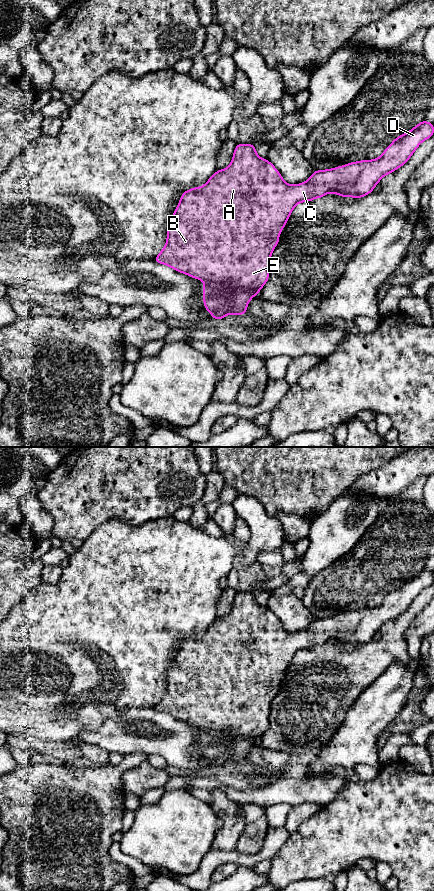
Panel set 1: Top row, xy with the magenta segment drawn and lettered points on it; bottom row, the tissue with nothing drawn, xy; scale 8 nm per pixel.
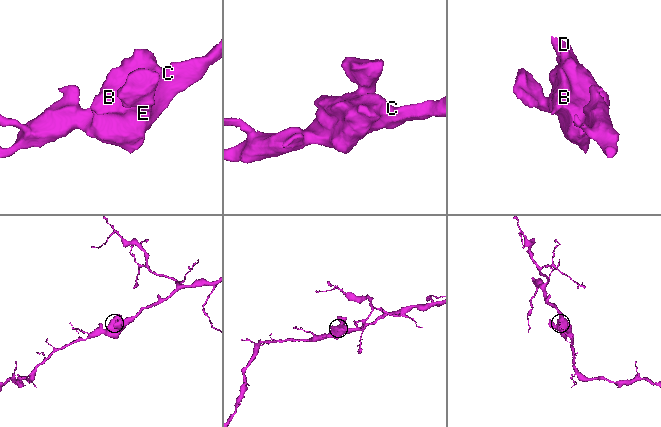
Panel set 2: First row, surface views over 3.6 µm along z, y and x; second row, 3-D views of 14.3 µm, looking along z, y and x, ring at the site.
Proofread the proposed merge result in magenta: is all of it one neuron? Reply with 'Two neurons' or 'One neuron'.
One neuron

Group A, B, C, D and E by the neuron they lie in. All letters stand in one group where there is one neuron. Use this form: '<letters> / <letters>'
A B C D E

